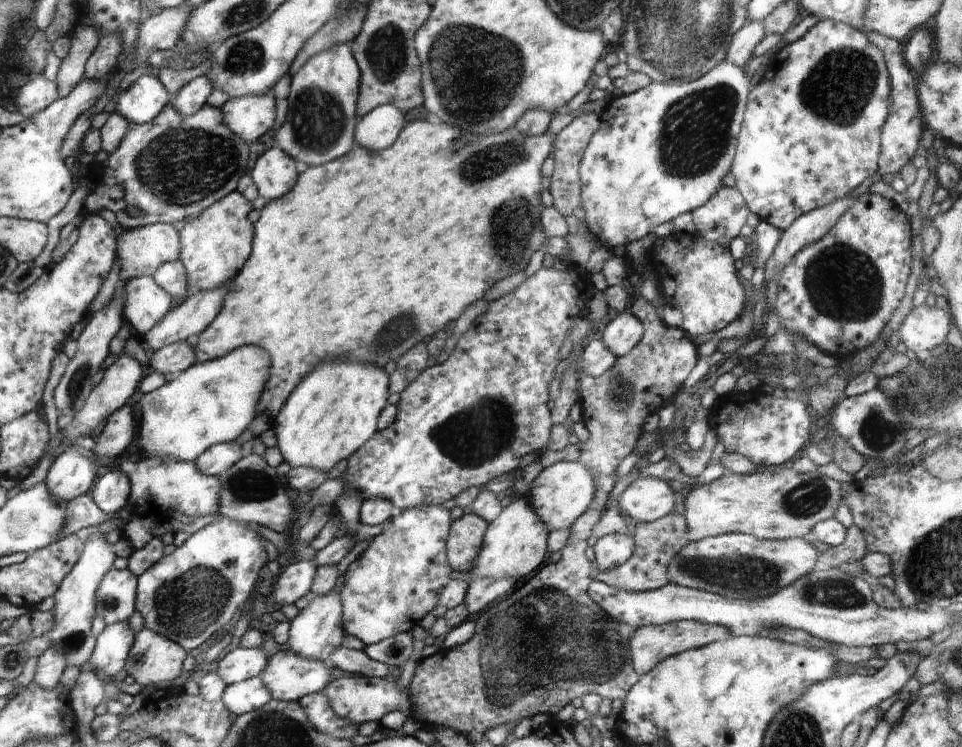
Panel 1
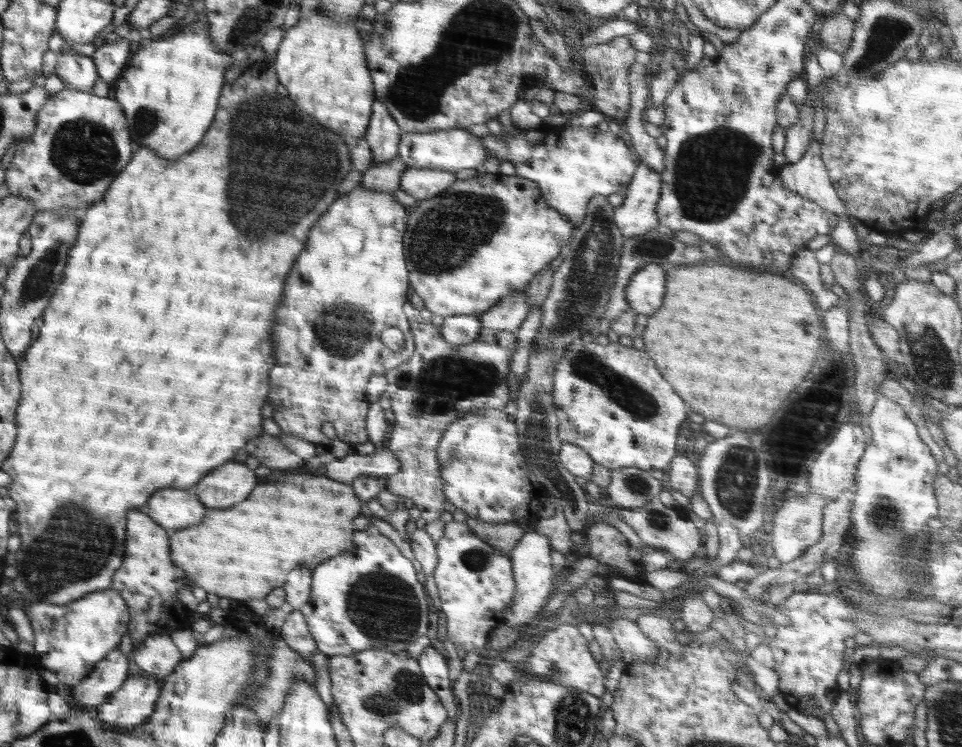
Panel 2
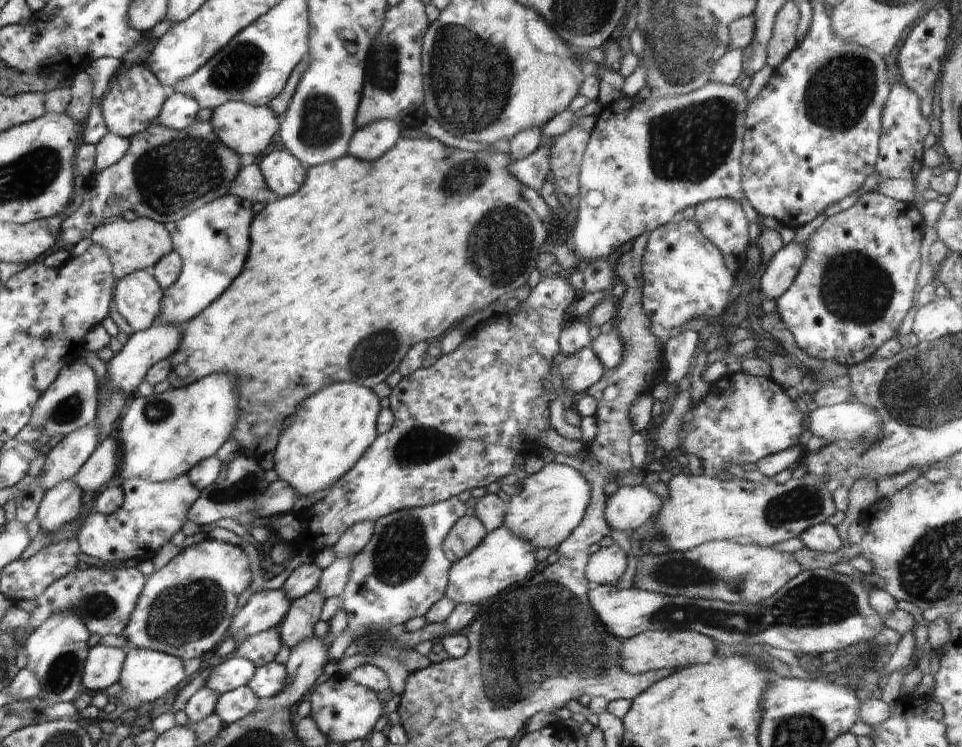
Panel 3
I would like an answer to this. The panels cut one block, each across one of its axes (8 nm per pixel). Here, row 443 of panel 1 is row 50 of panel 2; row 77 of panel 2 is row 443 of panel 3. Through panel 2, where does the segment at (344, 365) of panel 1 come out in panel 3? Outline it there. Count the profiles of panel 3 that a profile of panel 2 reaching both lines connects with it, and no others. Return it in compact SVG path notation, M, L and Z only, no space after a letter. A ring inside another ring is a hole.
M338 382L306 398L294 418L282 430L273 452L275 470L281 481L288 482L298 498L312 496L342 478L370 448L377 437L379 398L371 388Z

